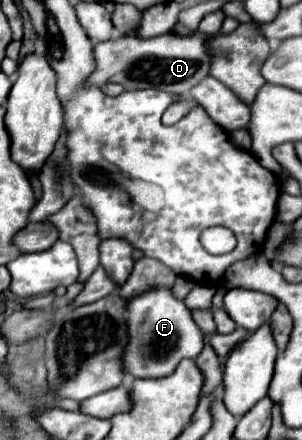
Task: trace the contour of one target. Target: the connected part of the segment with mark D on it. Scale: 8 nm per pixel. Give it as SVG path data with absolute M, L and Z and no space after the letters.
M165 33L159 37L151 39L137 39L133 35L121 35L111 41L101 41L93 47L95 55L95 71L89 75L87 85L91 87L101 87L105 83L121 83L127 91L137 91L137 89L161 89L167 93L175 95L187 95L191 87L195 87L201 79L209 75L209 55L207 55L207 45L205 45L205 35L175 35L175 33Z

